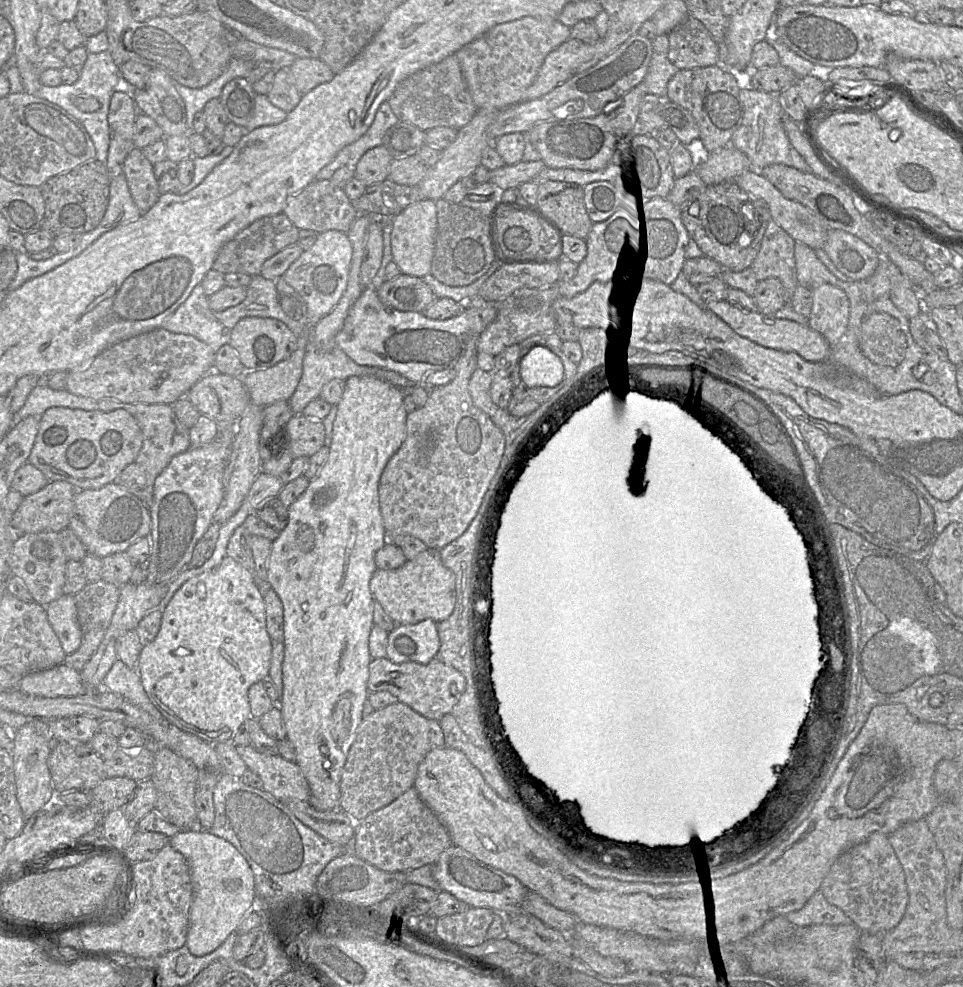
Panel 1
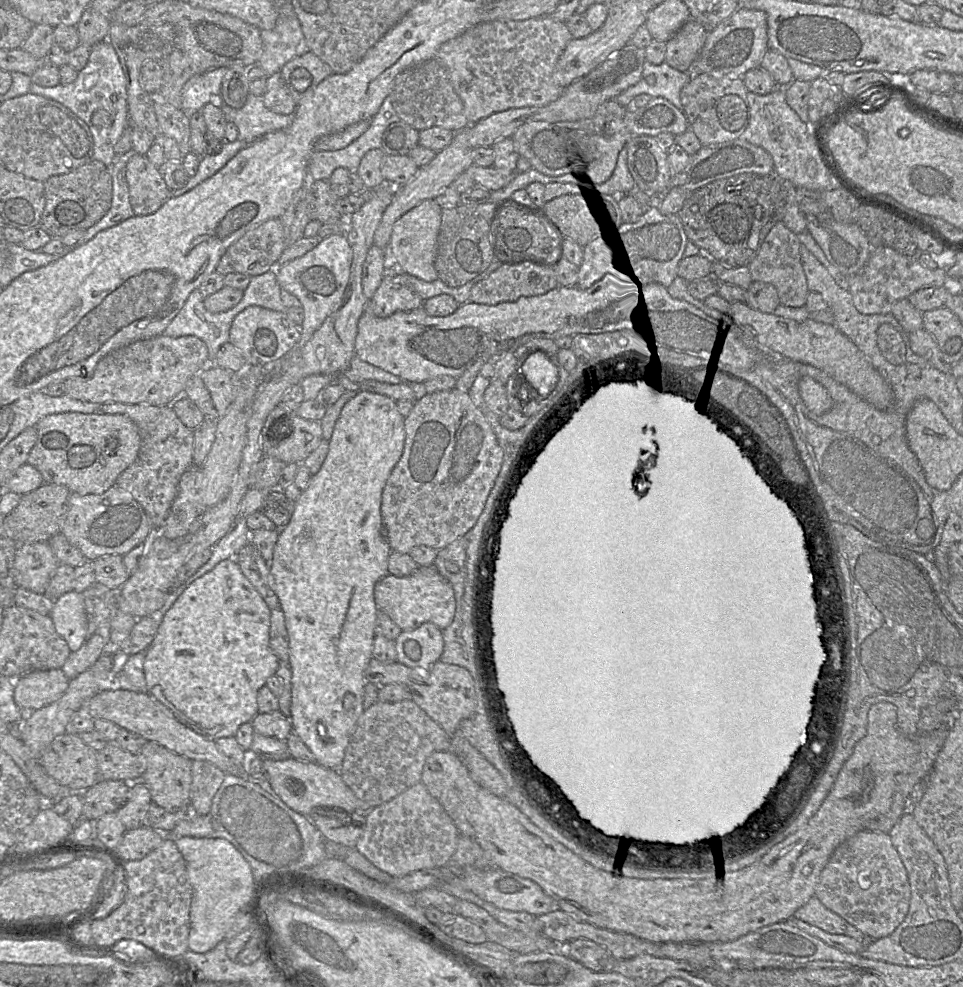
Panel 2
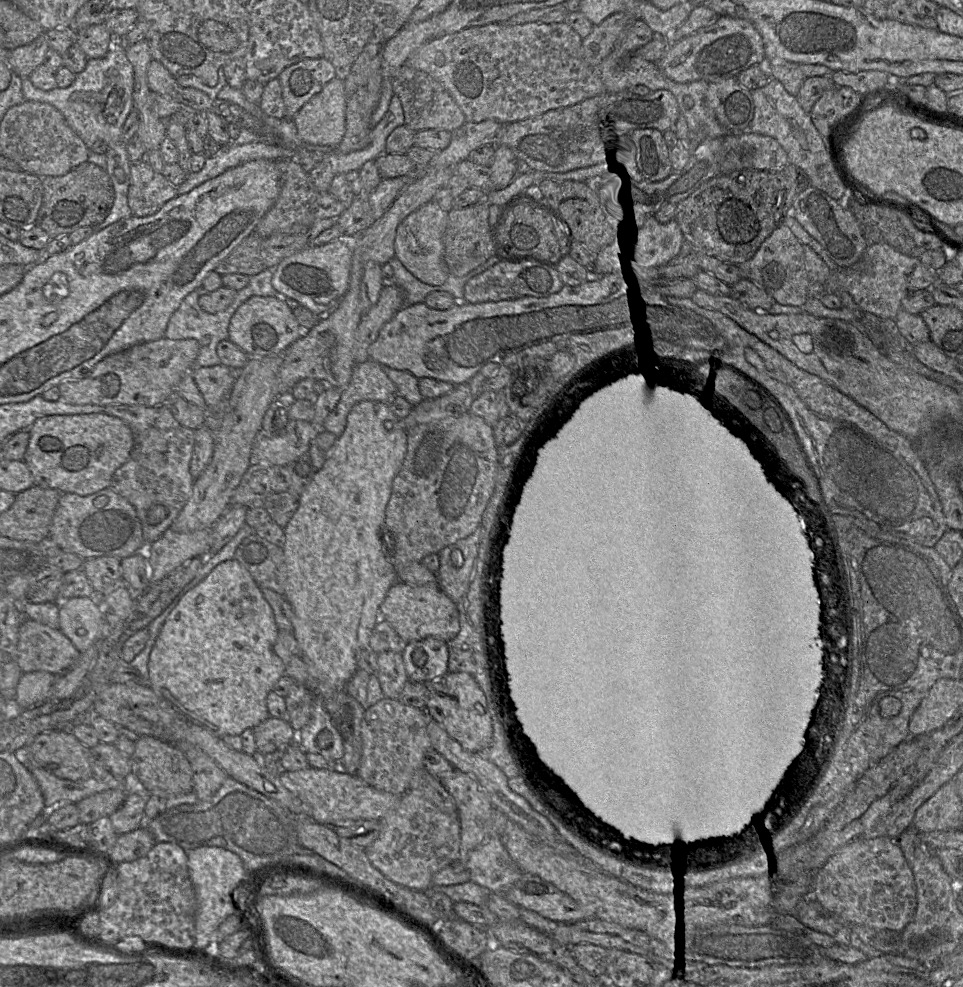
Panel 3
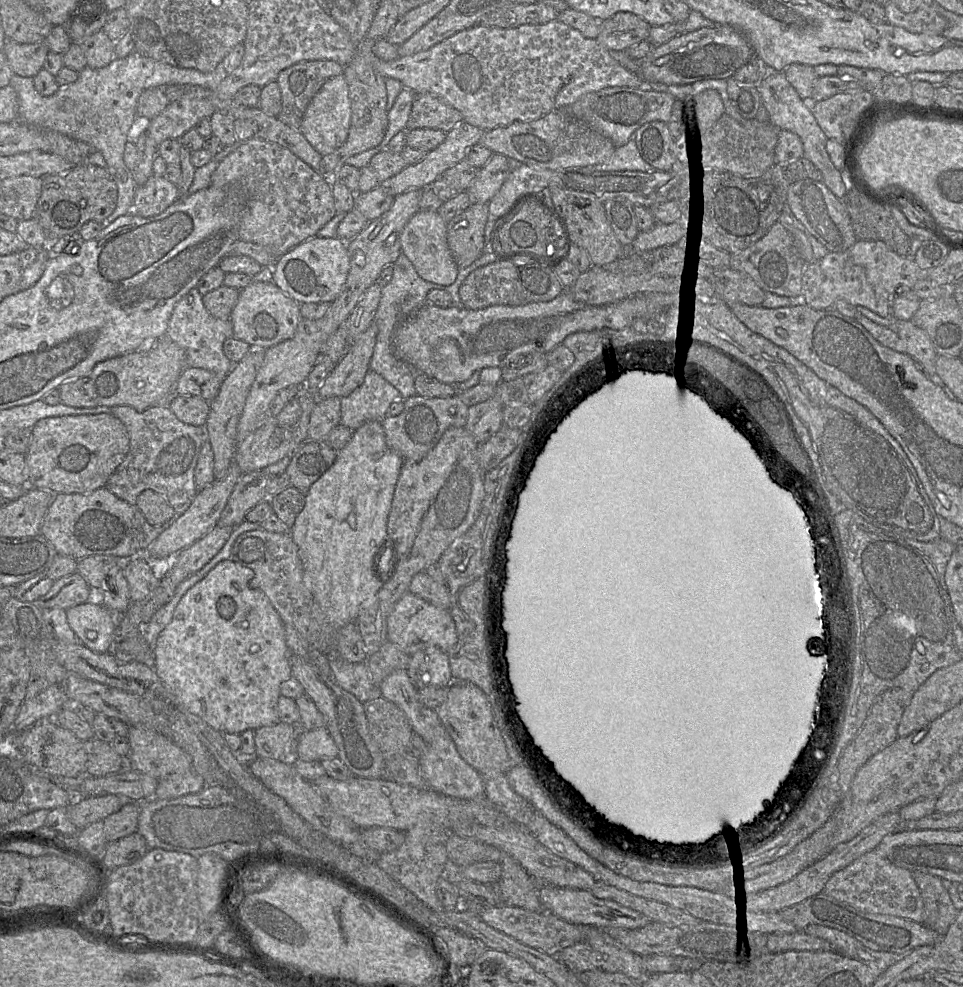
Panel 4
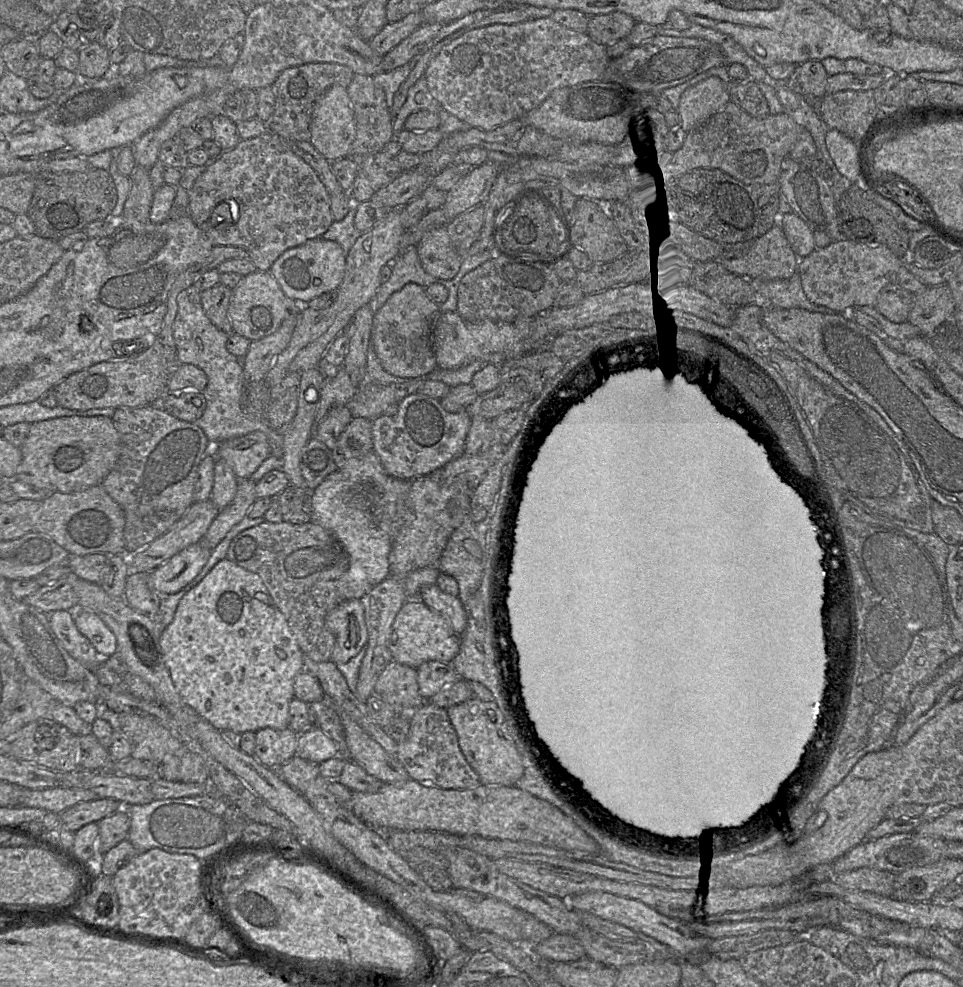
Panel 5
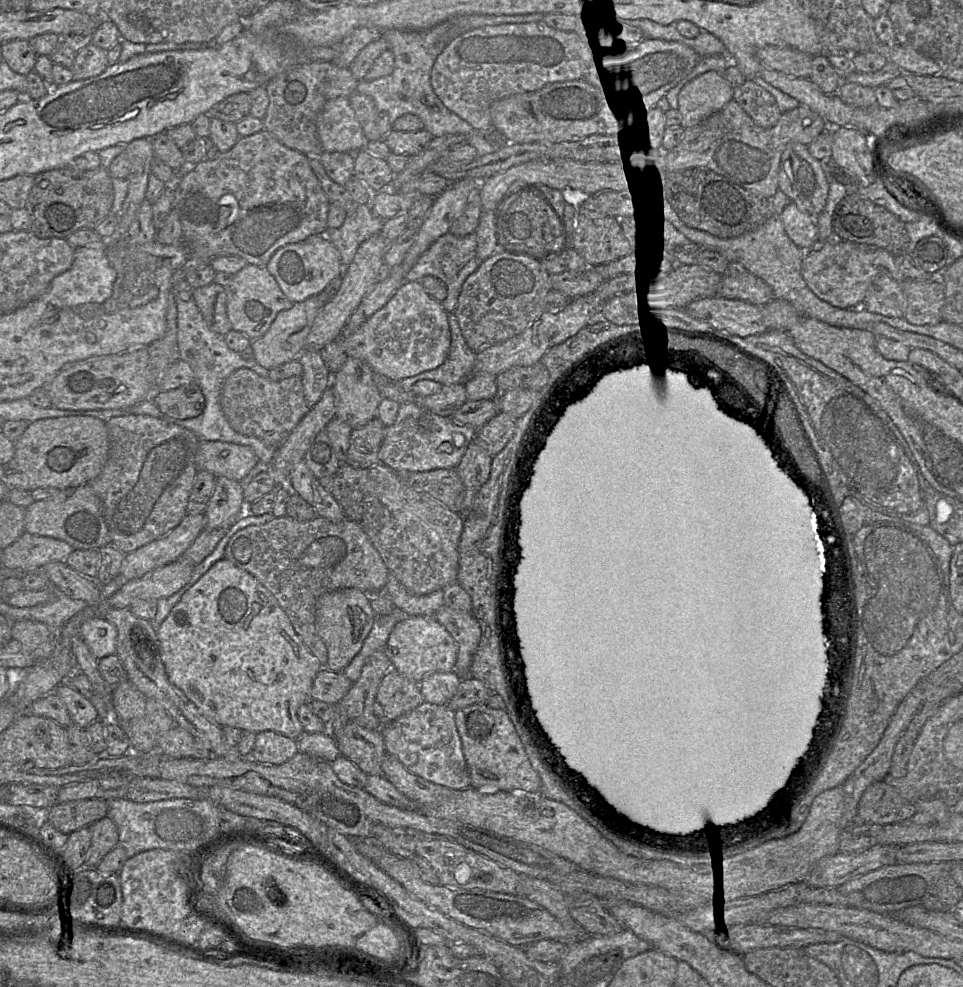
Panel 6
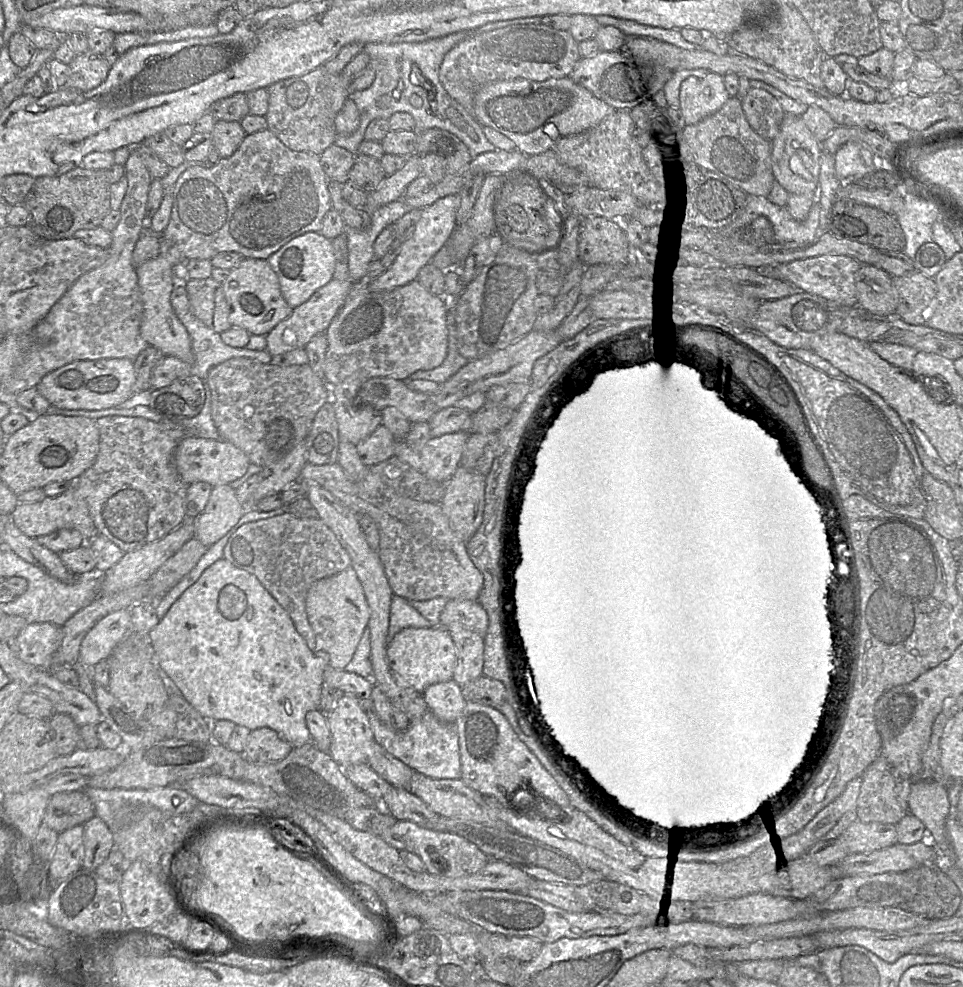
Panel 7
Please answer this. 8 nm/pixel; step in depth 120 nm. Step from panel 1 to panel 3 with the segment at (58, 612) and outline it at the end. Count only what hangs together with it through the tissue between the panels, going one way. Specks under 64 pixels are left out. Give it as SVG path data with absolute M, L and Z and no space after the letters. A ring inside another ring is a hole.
M74 597L59 604L59 629L80 653L101 641L106 634L104 606L96 604L91 597Z

